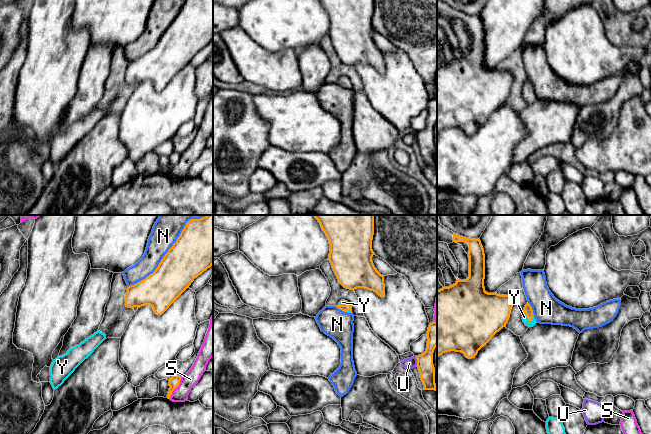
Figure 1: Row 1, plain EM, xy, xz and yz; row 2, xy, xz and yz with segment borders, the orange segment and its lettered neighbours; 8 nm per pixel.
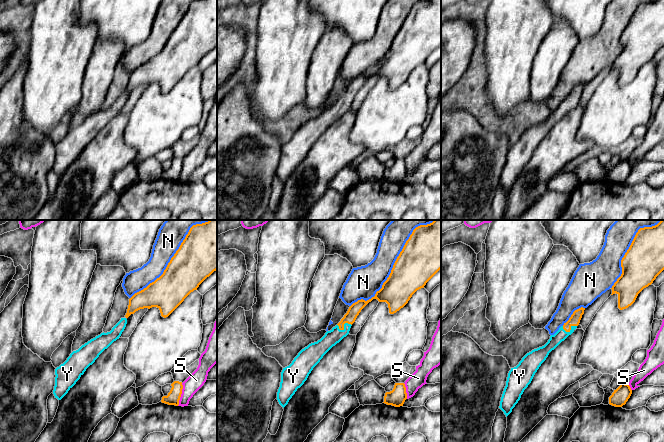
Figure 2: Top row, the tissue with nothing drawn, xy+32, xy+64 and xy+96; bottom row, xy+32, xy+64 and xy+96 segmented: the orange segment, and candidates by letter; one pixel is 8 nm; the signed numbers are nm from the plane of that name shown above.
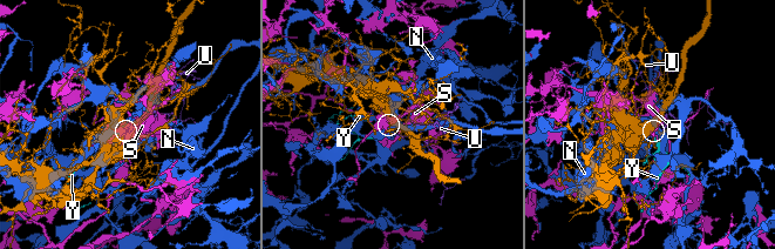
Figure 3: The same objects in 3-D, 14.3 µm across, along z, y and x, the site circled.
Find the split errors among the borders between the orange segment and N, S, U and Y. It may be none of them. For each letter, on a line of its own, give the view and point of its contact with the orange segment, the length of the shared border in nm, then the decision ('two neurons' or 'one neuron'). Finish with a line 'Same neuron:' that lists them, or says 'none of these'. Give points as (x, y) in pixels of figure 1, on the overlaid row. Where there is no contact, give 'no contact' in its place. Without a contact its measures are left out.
N: xy (169, 249) | 850 nm | two neurons
S: xy (176, 387) | 200 nm | two neurons
U: xz (417, 361) | 80 nm | two neurons
Y: yz (527, 317) | 100 nm | one neuron
Same neuron: Y

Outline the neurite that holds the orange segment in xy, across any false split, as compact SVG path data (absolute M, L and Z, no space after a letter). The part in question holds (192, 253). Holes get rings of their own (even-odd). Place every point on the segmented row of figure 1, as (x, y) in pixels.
M213 215L189 220L173 246L165 254L155 271L127 288L125 306L150 305L156 315L162 315L191 285L195 278L213 265Z

